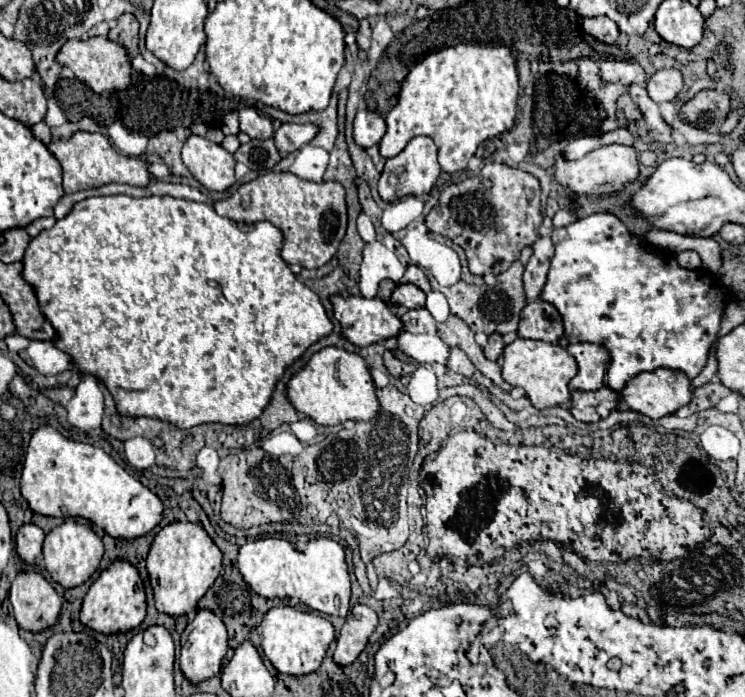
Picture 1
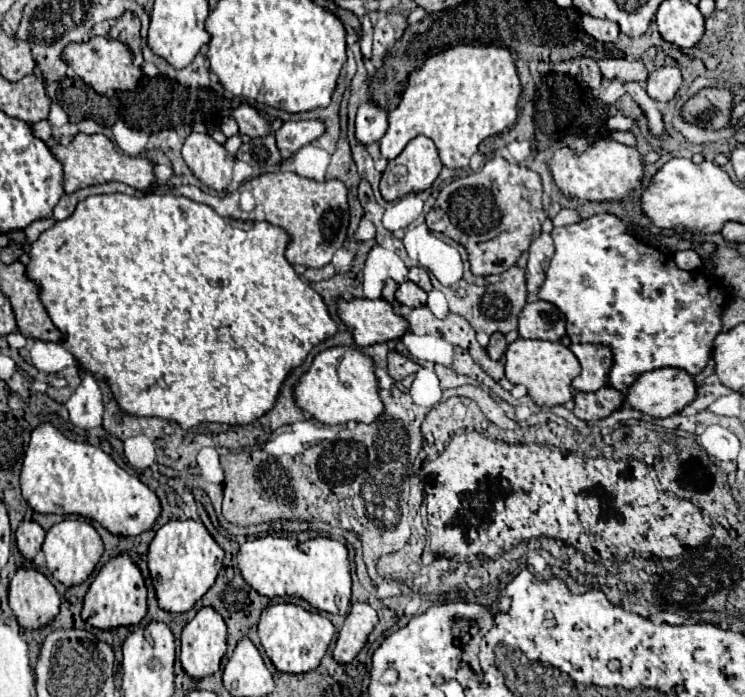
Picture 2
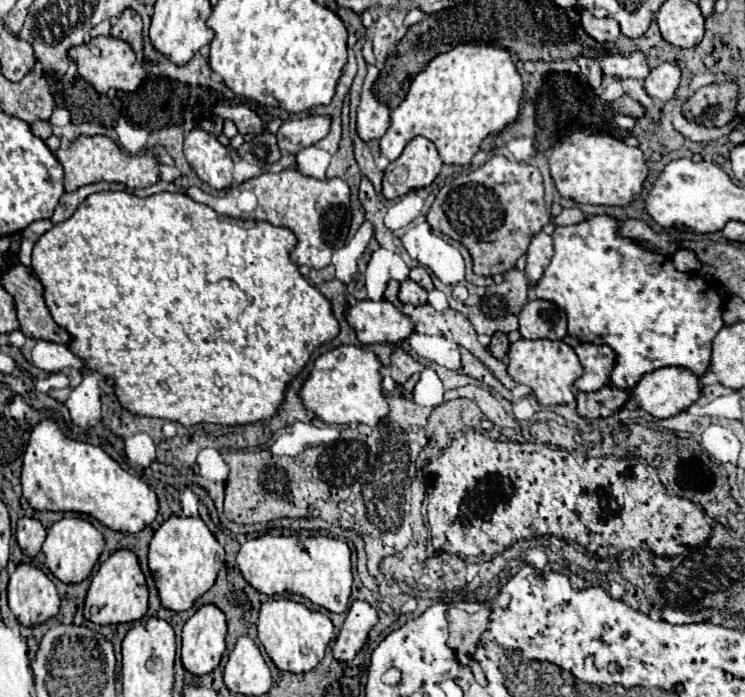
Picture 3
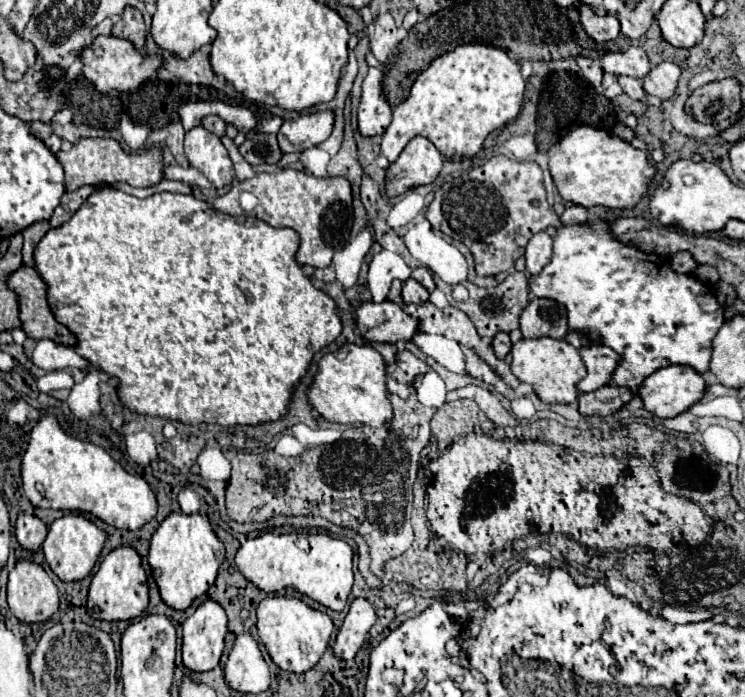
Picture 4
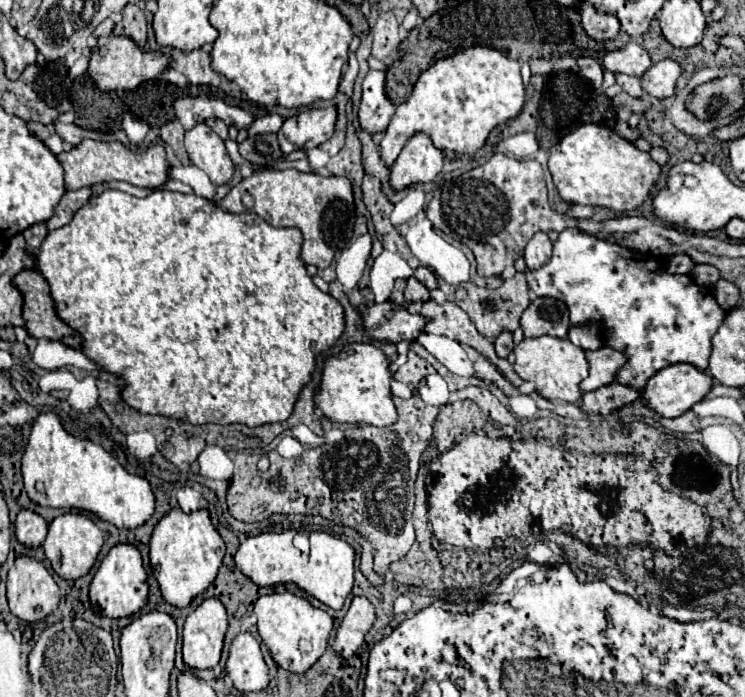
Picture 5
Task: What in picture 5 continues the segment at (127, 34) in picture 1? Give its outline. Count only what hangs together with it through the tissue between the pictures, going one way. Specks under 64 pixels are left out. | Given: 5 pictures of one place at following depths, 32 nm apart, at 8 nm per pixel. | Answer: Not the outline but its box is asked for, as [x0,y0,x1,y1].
[114,4,146,48]

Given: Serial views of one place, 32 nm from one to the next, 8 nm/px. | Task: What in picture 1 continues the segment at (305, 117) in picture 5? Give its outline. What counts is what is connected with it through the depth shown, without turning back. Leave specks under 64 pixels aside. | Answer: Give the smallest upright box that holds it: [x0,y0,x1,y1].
[274,124,318,154]

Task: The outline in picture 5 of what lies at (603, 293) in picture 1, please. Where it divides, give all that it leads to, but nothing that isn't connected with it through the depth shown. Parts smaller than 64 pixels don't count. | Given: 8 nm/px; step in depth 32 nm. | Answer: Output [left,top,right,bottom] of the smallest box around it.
[526,228,726,390]

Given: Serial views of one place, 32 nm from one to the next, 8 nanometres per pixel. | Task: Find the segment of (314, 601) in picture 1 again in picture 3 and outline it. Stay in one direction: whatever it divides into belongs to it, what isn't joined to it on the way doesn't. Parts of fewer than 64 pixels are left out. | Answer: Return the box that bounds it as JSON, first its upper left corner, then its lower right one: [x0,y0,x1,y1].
[236,536,352,614]

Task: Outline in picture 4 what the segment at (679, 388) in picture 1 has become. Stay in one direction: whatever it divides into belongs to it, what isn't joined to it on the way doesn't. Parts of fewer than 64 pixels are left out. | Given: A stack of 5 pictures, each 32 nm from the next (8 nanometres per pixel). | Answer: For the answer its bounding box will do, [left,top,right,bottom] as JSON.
[636,366,704,418]

